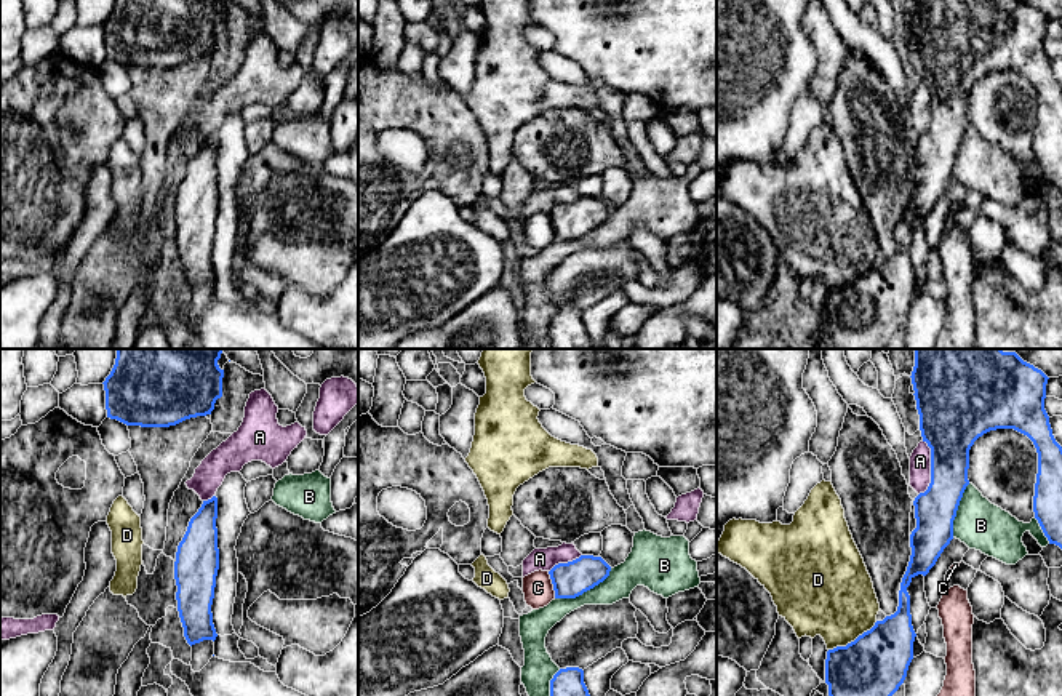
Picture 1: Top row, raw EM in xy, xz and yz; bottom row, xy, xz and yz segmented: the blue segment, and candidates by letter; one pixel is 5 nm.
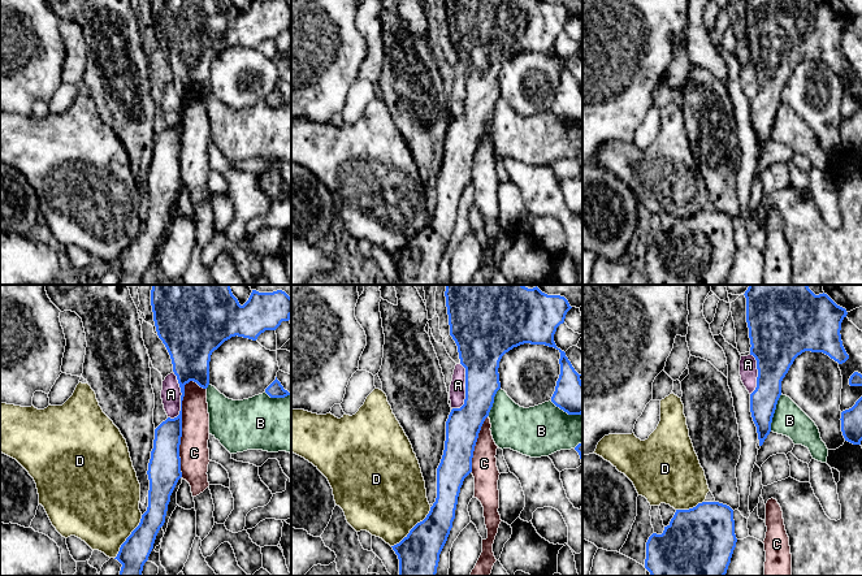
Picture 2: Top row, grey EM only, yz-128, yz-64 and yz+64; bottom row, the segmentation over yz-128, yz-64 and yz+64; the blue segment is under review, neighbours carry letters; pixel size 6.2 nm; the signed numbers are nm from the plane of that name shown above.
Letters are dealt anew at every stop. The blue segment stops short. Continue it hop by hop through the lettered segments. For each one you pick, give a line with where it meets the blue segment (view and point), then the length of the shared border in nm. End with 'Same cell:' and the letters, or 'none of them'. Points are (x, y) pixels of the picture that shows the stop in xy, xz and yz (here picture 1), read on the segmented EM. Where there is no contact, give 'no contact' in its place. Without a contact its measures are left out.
Same cell: none of them

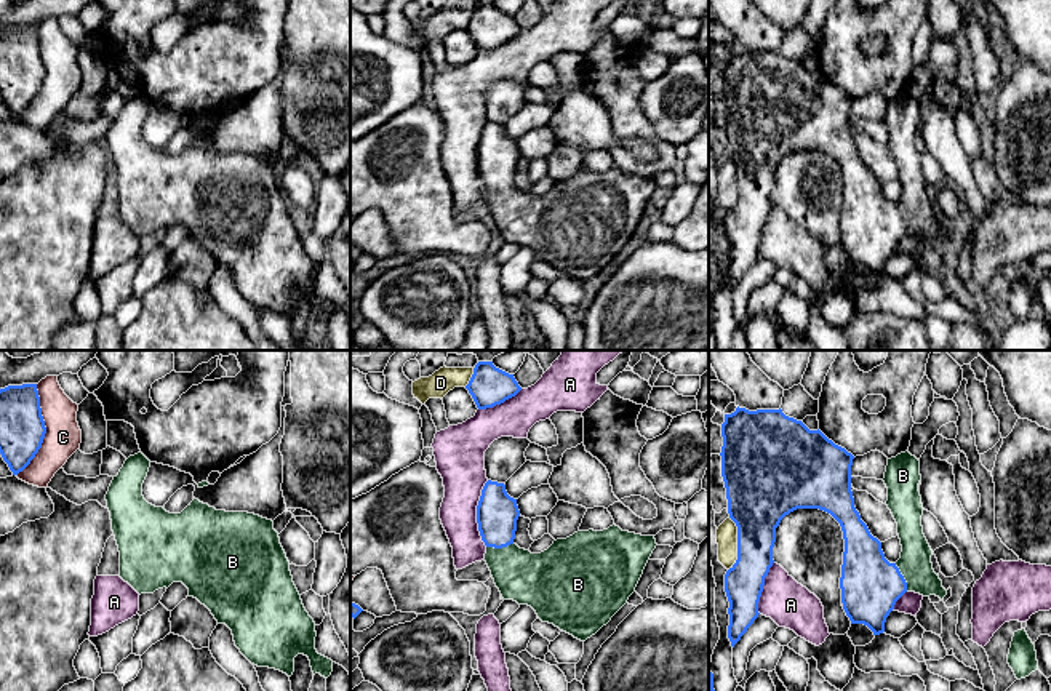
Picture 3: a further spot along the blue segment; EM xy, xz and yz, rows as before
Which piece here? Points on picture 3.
B: yz (903, 578) | 160 nm
Same cell: B

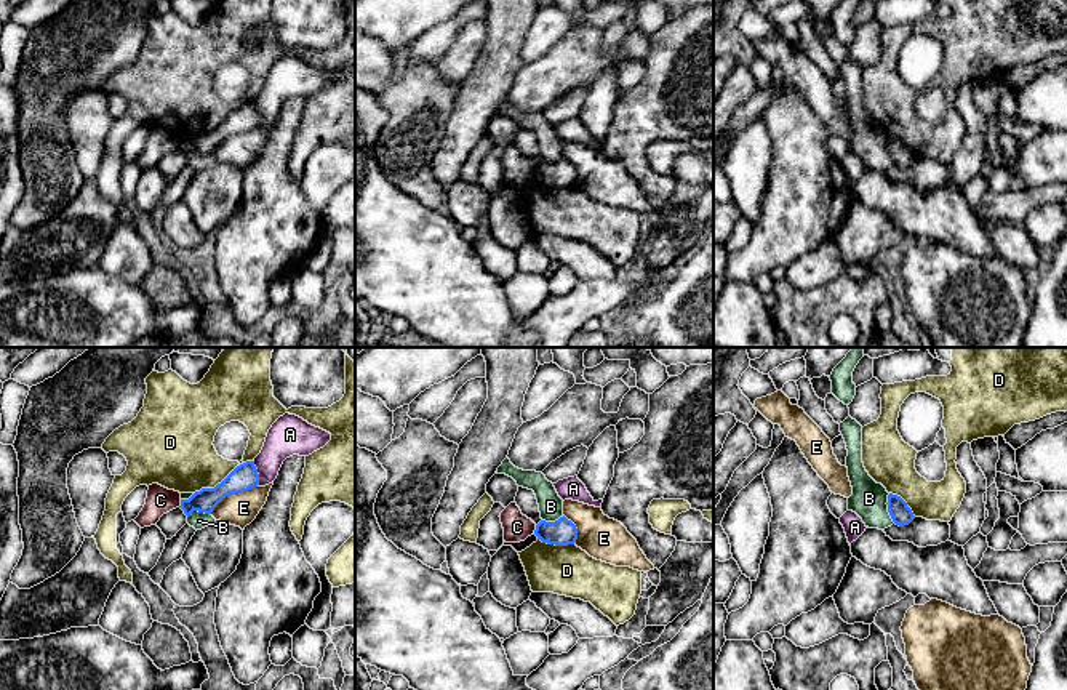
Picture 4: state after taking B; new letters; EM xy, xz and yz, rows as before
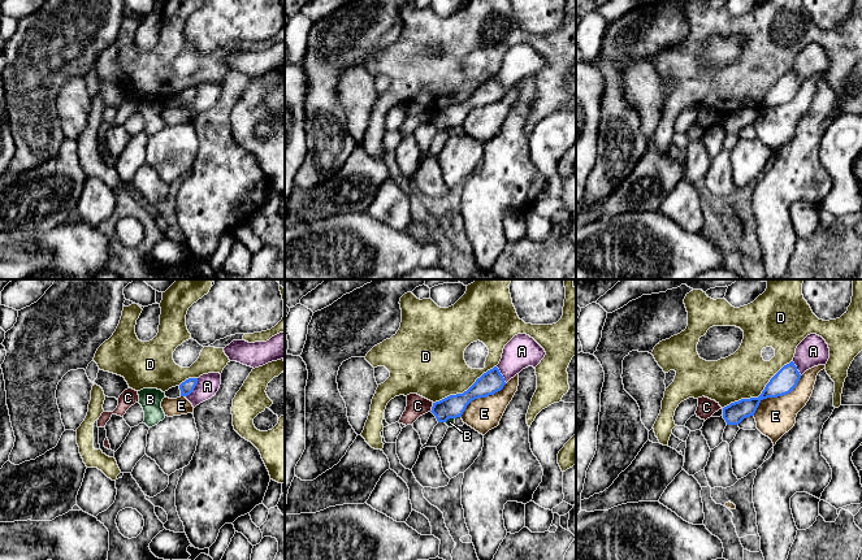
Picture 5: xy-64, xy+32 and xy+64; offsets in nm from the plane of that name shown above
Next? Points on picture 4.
Same cell: none of them

